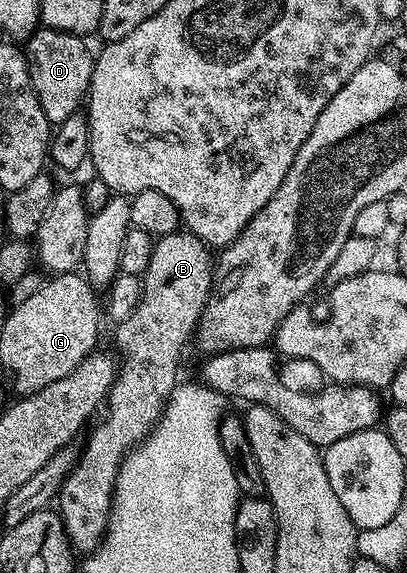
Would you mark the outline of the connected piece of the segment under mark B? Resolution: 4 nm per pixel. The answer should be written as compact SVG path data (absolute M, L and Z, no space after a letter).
M178 232L175 234L162 234L153 243L153 251L151 252L151 264L147 264L144 275L141 278L141 299L135 308L135 312L131 312L131 316L127 316L127 320L116 323L115 330L117 330L117 346L121 349L119 353L119 369L117 377L113 379L113 387L109 390L109 397L107 399L107 410L109 406L109 418L105 418L93 431L89 434L89 439L85 442L85 447L82 445L79 450L79 457L77 463L73 465L73 469L65 475L65 482L61 485L61 492L55 499L56 509L61 516L61 522L65 526L65 534L69 538L69 544L74 551L80 552L82 555L89 556L96 551L103 539L105 539L105 530L109 527L109 509L113 507L113 485L117 483L117 473L121 467L121 462L125 455L135 447L144 442L146 436L153 431L157 421L161 418L162 412L165 410L165 405L169 402L173 390L179 385L179 378L177 378L177 365L181 362L181 349L185 346L185 341L194 337L197 324L201 321L201 314L205 311L205 305L213 292L213 283L215 281L215 258L211 253L210 247L205 242L196 237L190 232Z

